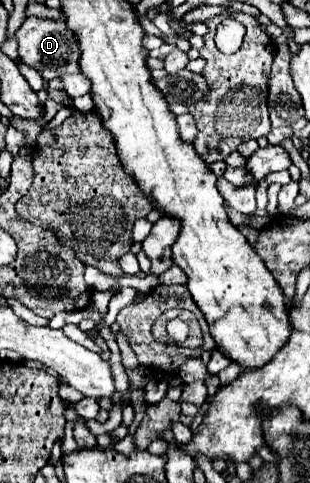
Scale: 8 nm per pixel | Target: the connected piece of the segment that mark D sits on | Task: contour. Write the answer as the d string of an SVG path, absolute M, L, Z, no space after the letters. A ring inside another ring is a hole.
M28 17L22 27L16 31L18 39L18 51L26 65L32 65L44 81L50 81L54 77L60 77L64 73L80 73L78 61L80 61L80 49L74 33L68 29L66 19L42 19L42 17Z

